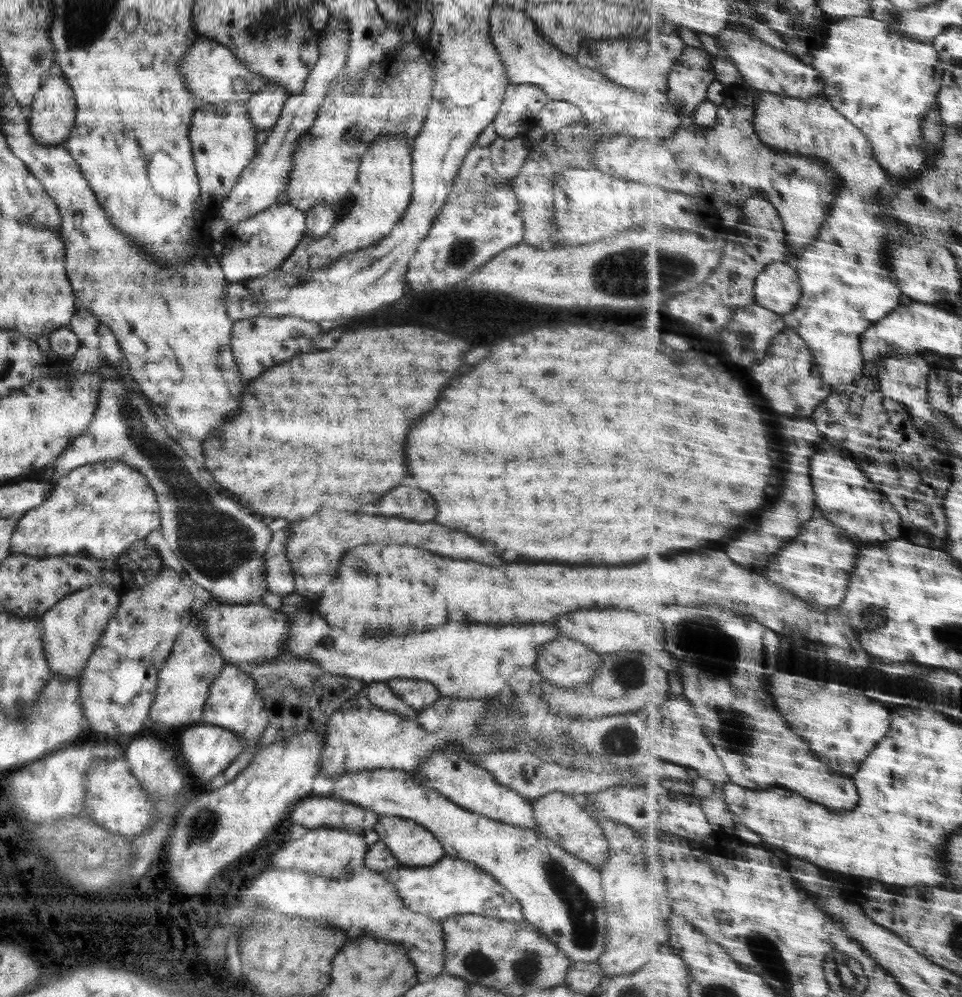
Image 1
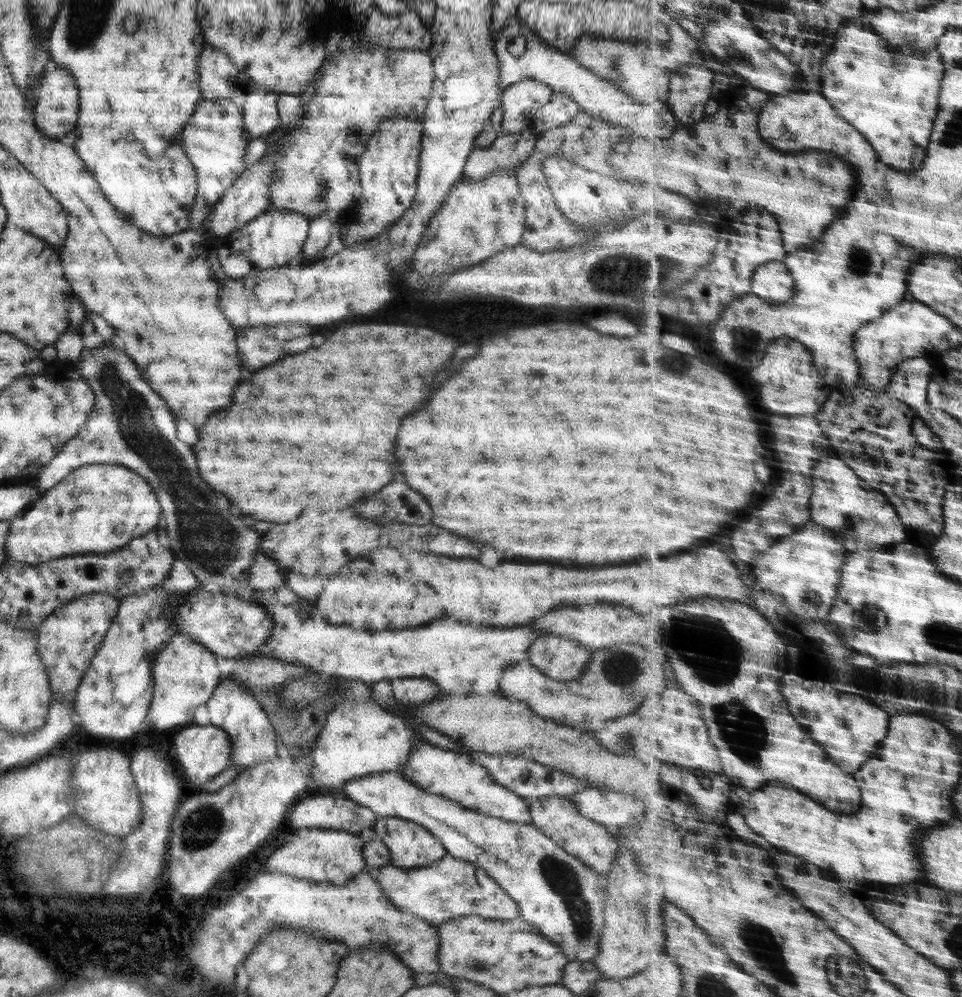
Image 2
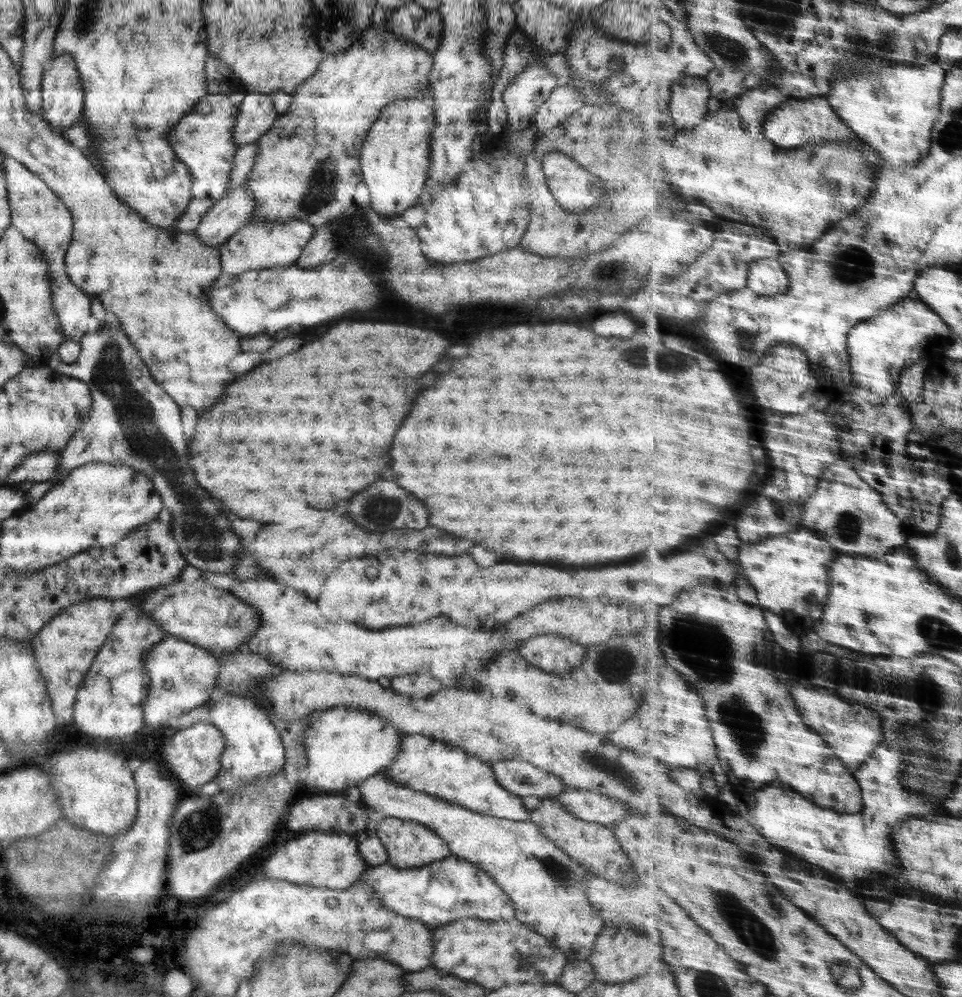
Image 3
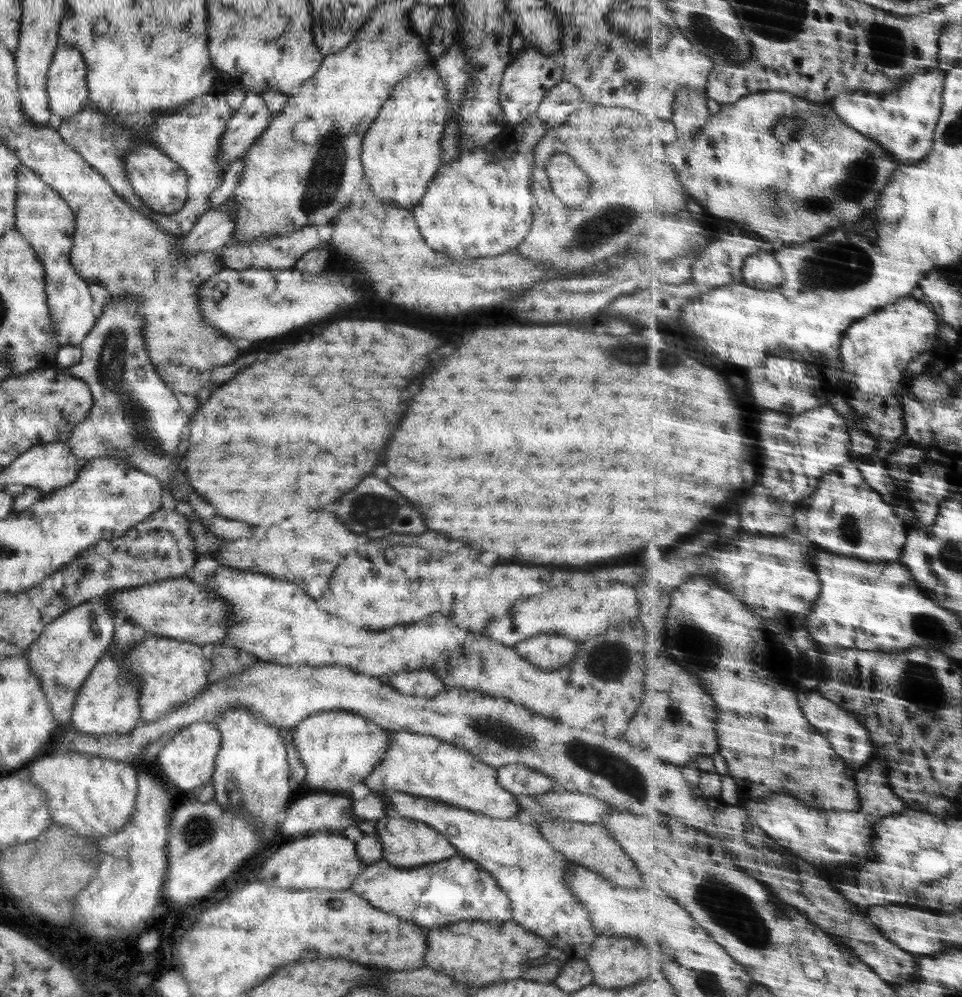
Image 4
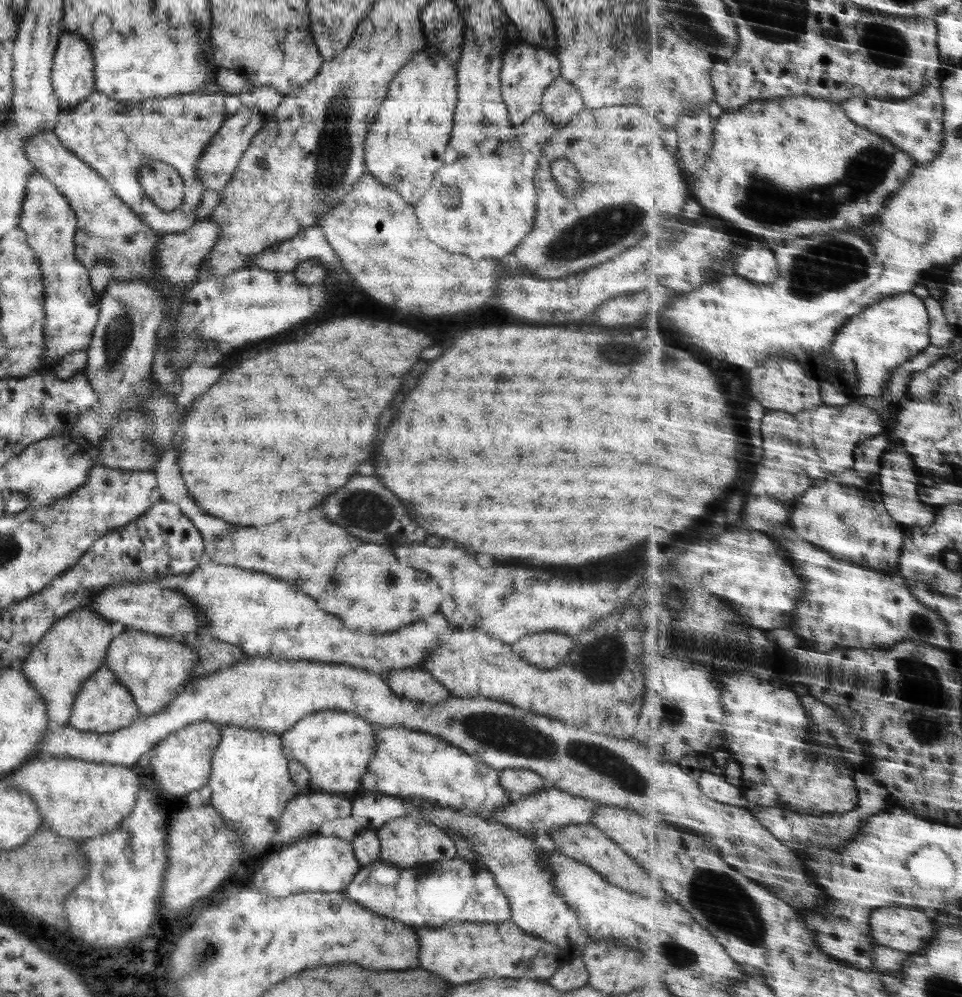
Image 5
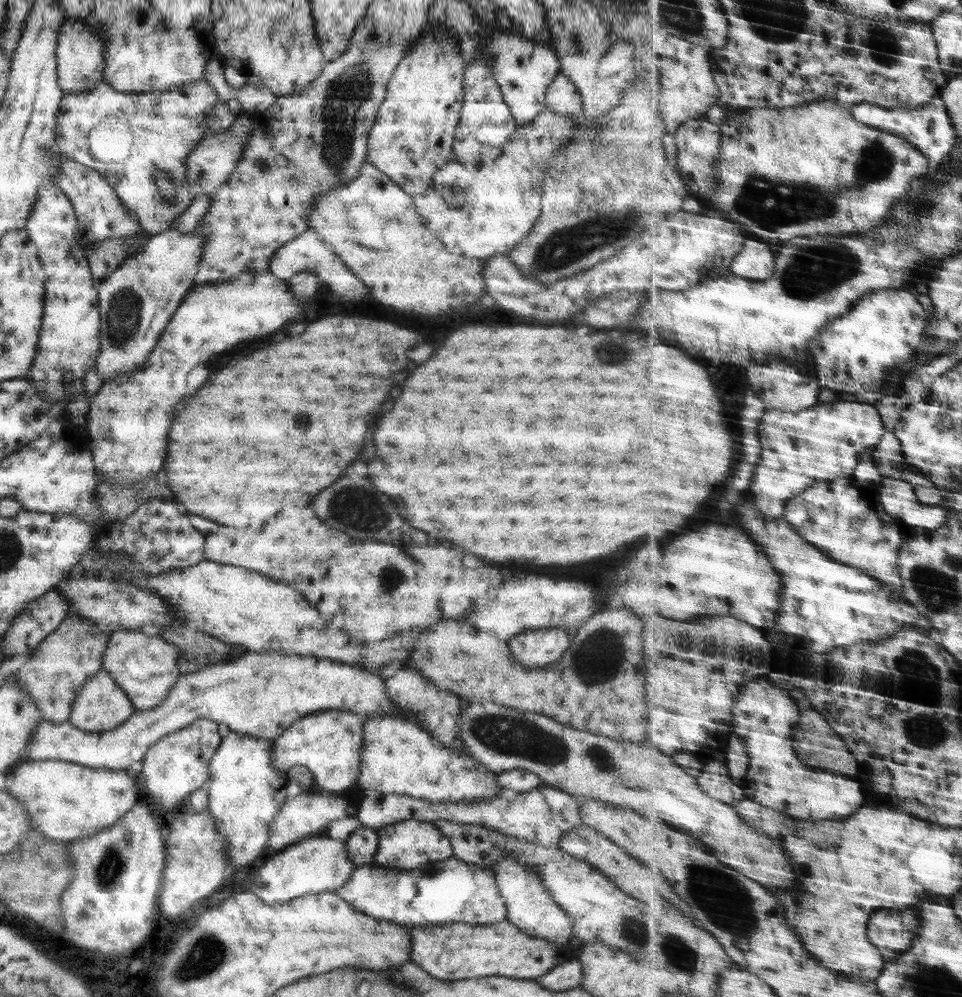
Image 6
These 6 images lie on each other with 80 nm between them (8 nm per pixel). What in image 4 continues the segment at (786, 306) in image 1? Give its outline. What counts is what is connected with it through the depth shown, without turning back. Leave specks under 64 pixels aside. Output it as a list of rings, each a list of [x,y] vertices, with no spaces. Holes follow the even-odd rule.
[[[763,252],[747,257],[743,267],[744,283],[756,292],[772,291],[784,284],[785,271],[777,262],[773,252]]]

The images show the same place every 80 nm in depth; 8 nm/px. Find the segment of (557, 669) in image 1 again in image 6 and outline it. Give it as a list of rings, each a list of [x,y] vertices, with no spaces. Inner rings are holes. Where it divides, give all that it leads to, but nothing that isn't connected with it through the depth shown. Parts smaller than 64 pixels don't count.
[[[561,628],[527,630],[509,640],[509,652],[525,667],[545,666],[559,660],[570,645],[571,635]]]

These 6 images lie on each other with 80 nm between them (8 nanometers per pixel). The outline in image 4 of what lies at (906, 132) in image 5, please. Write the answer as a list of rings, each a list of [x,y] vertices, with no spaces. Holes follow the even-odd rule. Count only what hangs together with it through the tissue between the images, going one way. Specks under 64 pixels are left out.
[[[932,68],[929,72],[911,74],[900,89],[888,93],[842,92],[831,100],[834,111],[847,125],[872,138],[903,165],[919,163],[932,154],[936,128],[942,113],[945,70]]]

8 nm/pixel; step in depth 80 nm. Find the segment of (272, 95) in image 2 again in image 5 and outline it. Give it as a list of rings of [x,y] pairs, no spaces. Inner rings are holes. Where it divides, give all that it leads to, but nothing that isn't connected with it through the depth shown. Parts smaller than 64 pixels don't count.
[[[240,105],[233,115],[227,115],[196,164],[195,174],[204,189],[220,190],[229,182],[243,151],[262,125],[262,113],[259,109]]]

